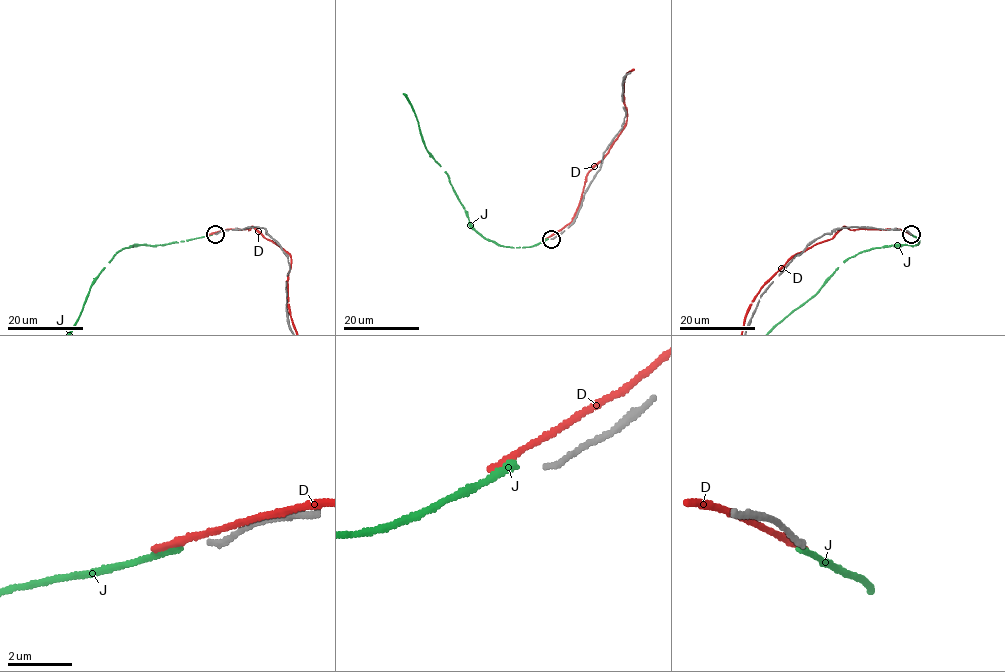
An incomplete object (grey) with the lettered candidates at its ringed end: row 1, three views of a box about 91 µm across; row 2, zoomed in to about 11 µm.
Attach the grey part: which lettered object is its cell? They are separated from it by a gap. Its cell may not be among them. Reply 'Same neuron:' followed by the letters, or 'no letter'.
Same neuron: no letter

